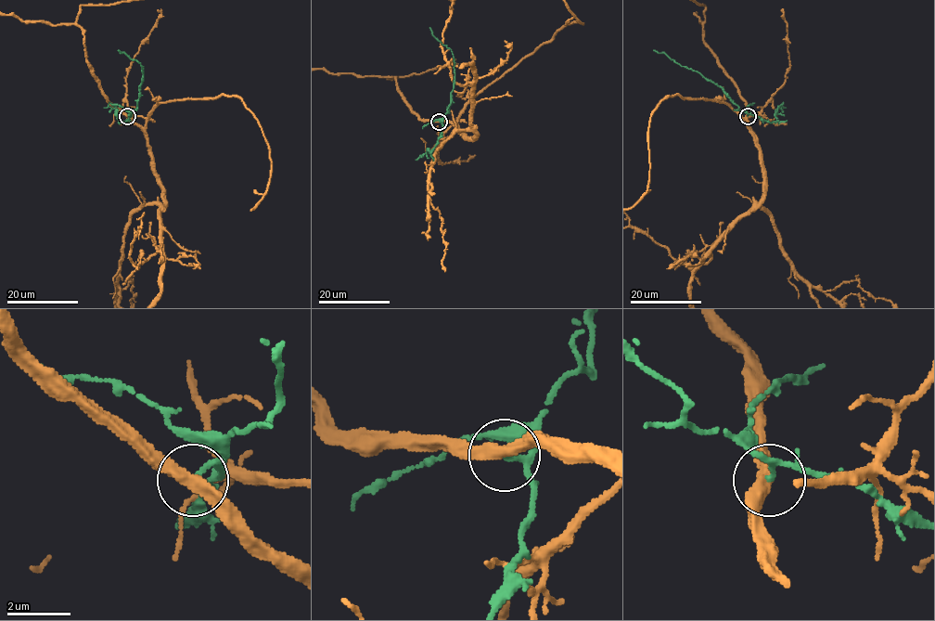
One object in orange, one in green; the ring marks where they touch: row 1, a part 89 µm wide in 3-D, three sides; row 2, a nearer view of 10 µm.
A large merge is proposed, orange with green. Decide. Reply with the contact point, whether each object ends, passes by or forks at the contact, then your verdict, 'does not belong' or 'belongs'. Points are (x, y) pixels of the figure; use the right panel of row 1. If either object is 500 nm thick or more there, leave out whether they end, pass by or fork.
at (748, 116); orange passes by; green passes by; does not belong

